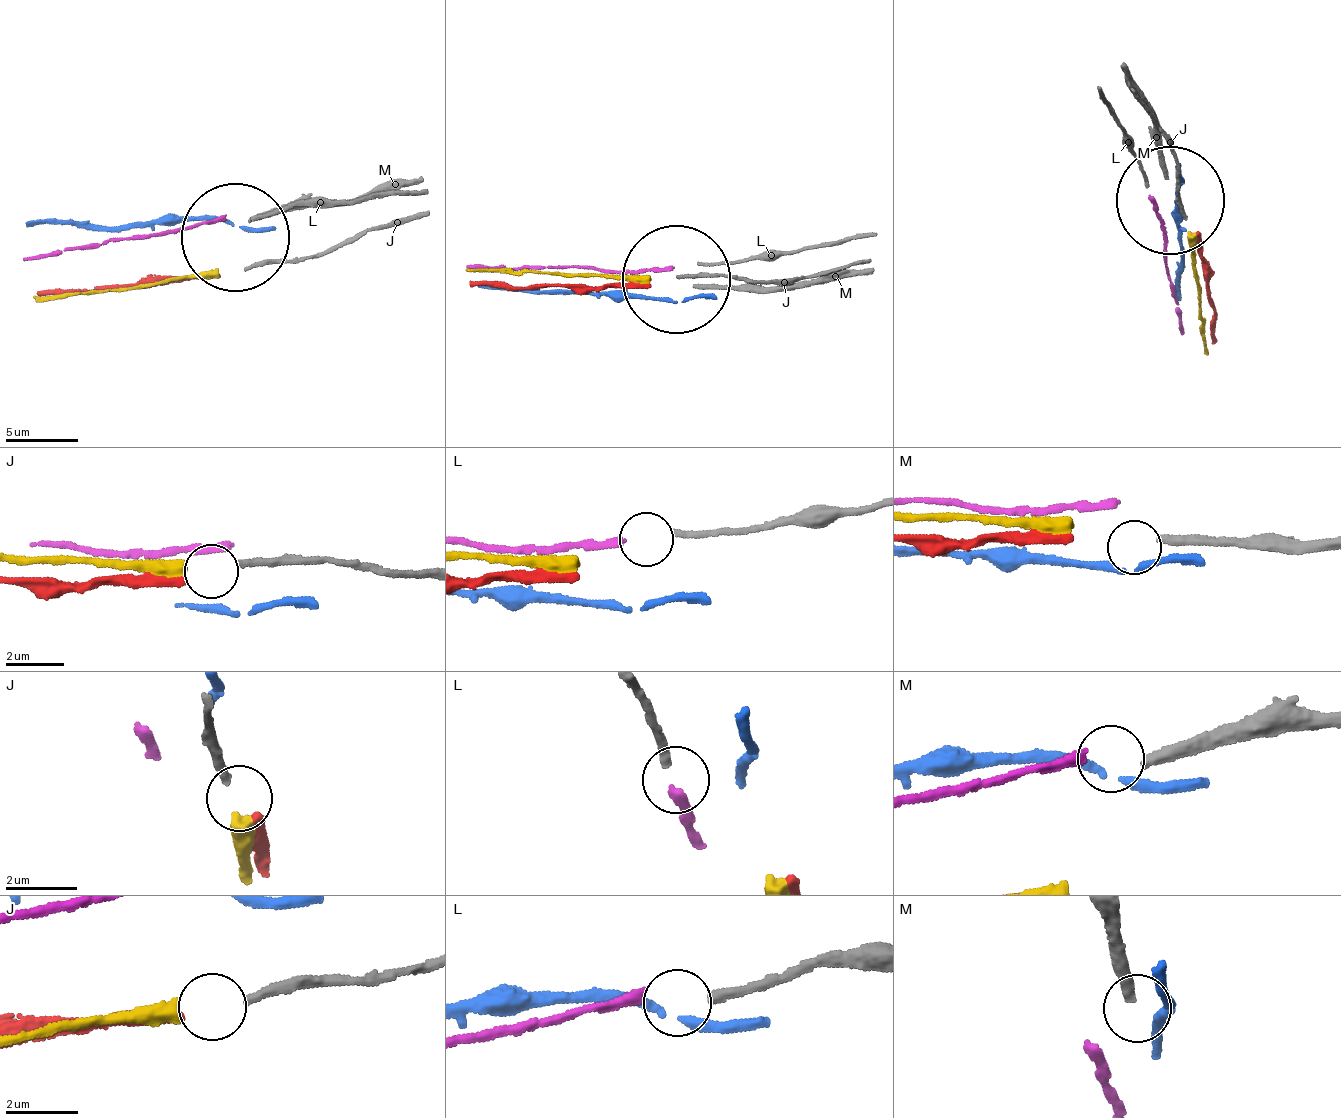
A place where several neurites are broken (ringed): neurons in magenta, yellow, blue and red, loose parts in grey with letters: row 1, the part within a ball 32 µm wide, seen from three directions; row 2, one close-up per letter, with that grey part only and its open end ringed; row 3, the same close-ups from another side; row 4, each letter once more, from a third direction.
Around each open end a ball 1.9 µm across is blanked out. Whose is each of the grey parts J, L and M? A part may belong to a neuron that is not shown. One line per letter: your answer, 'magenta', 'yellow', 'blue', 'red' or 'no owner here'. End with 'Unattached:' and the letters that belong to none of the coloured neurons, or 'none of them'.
J: yellow
L: no owner here
M: no owner here
Unattached: L, M

